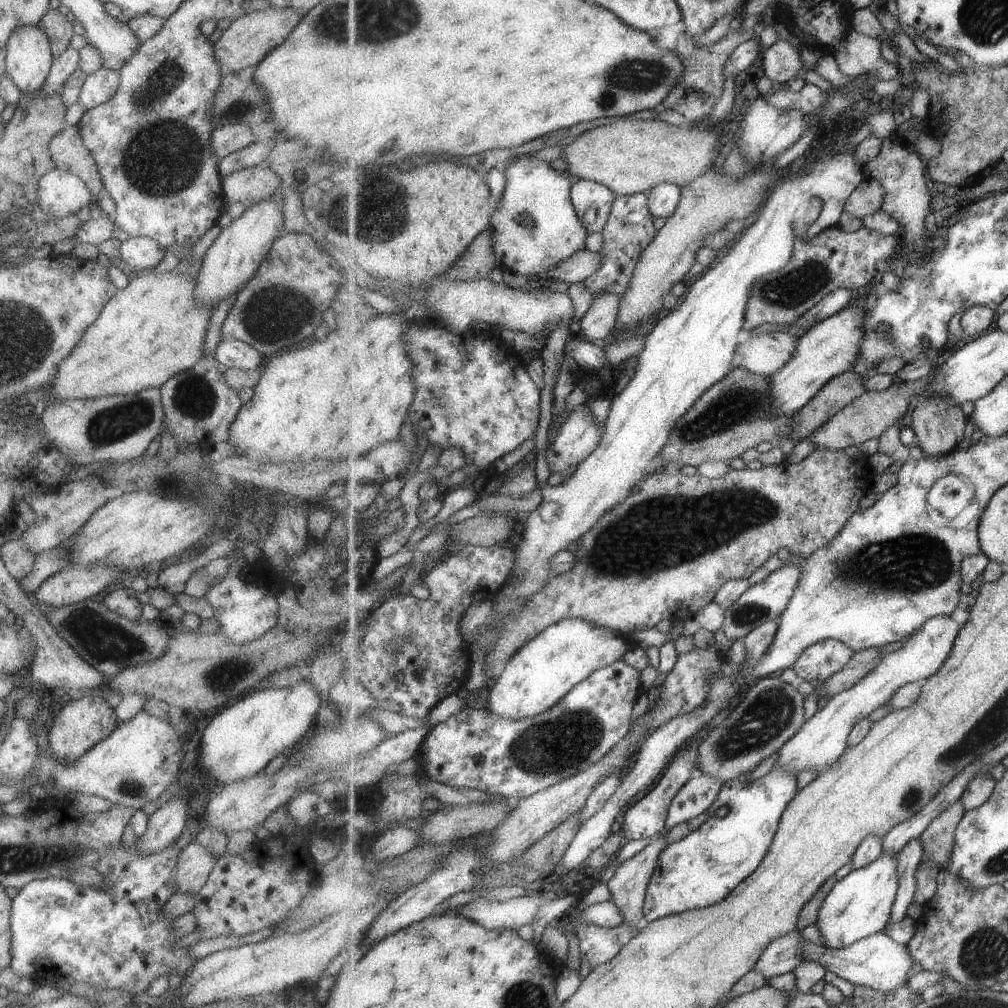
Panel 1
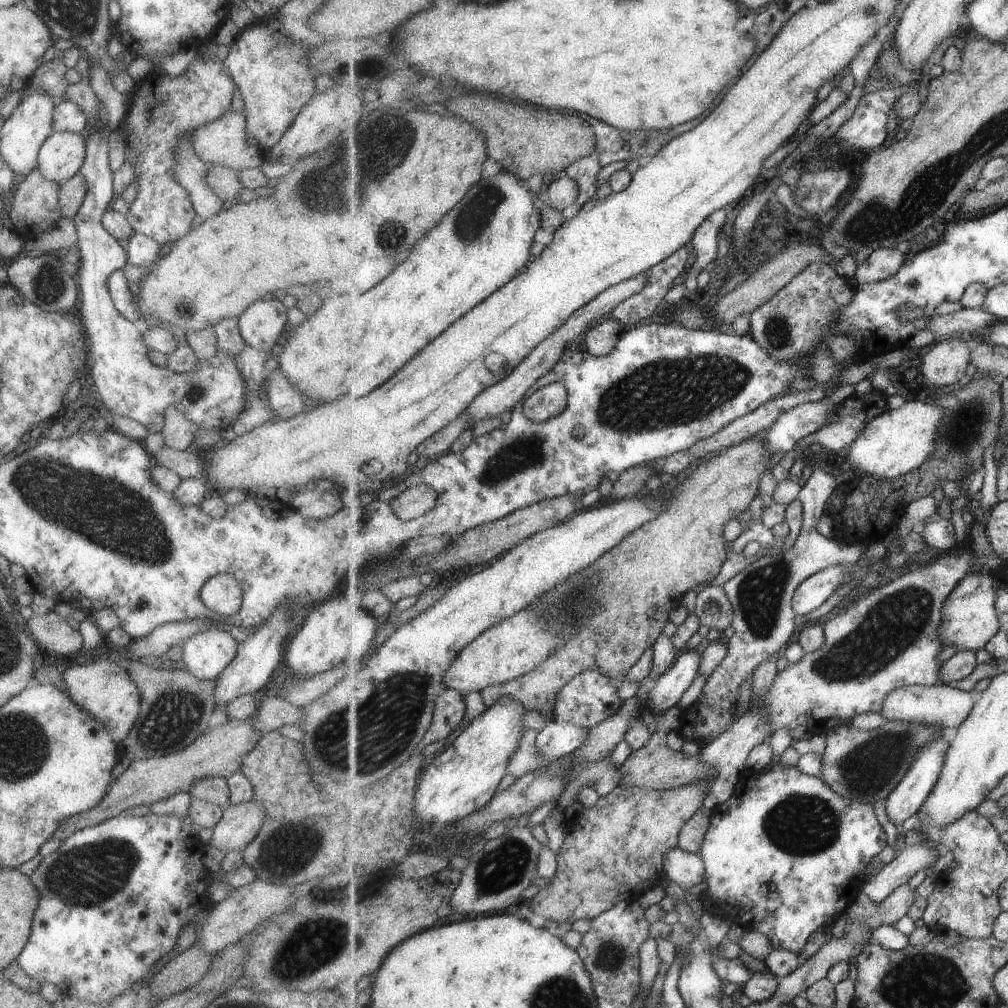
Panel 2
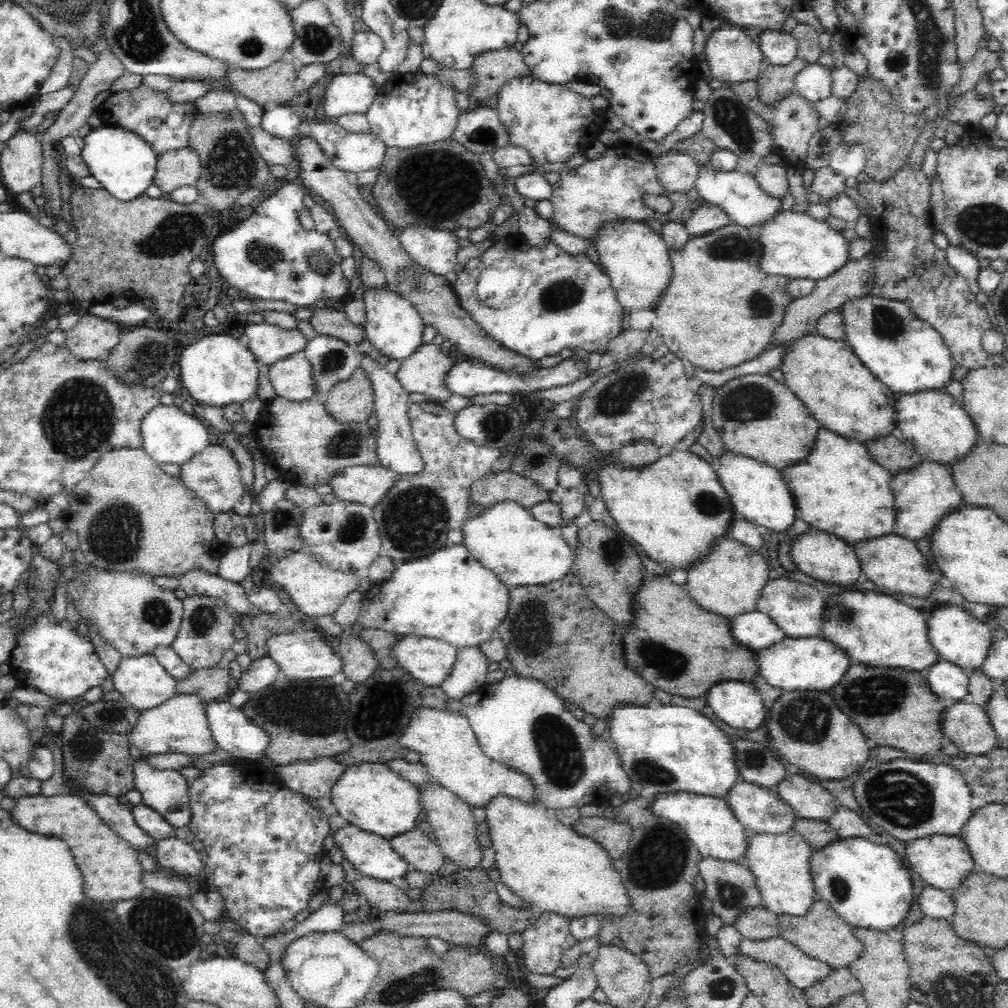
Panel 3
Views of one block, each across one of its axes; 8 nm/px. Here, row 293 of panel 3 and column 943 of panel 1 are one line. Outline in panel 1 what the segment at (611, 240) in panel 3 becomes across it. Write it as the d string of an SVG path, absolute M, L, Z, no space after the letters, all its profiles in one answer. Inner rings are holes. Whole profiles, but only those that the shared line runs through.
M934 616L919 632L910 636L901 647L887 653L883 662L867 674L859 684L832 696L826 705L809 718L803 728L778 752L775 766L783 770L815 770L822 775L834 766L848 747L851 730L858 722L875 712L878 706L891 702L895 692L911 682L924 682L937 674L954 649L962 624L949 616Z

